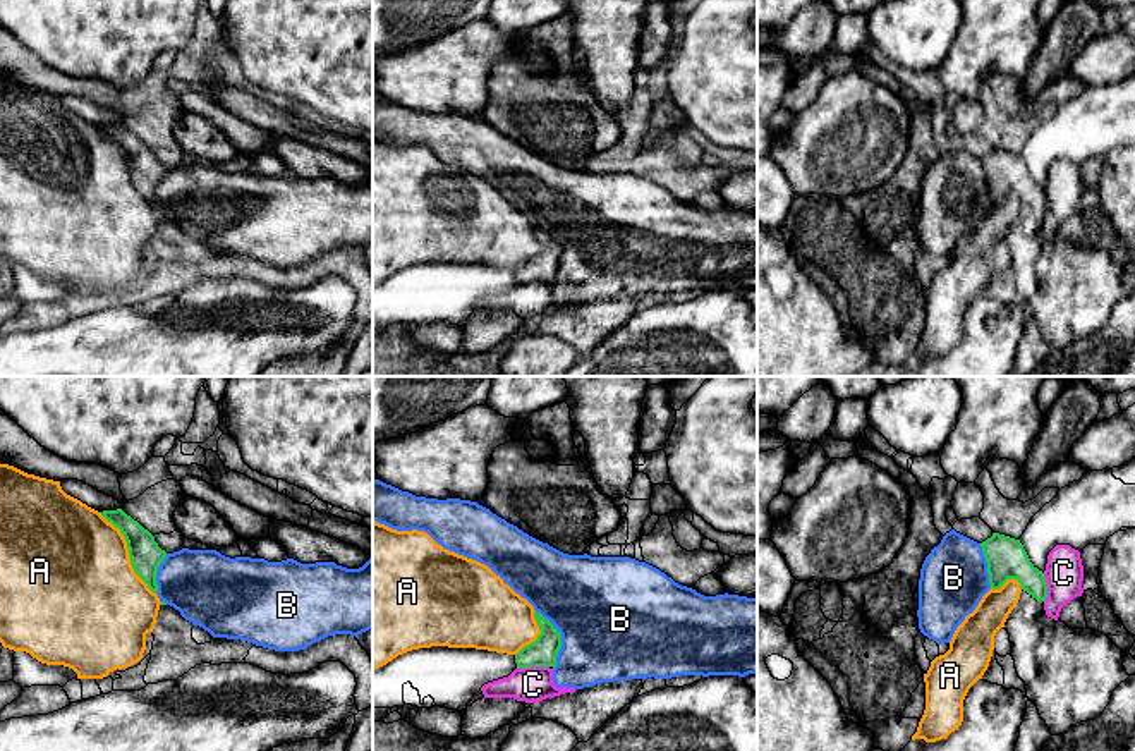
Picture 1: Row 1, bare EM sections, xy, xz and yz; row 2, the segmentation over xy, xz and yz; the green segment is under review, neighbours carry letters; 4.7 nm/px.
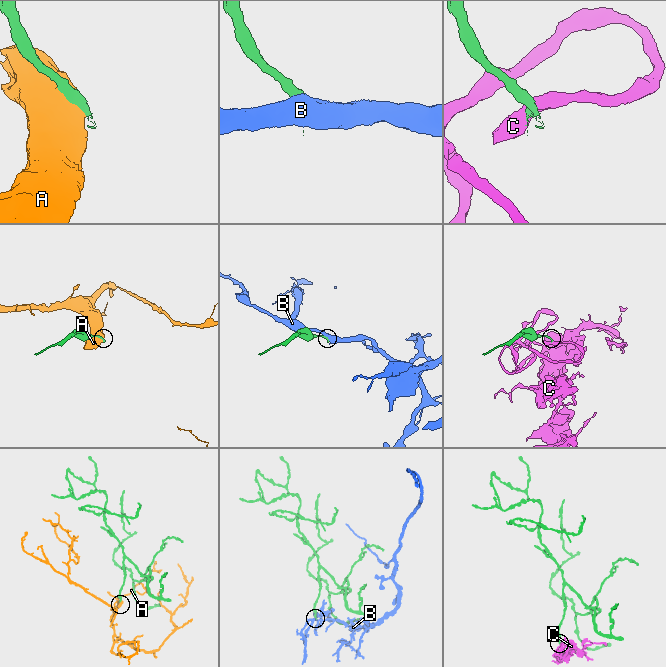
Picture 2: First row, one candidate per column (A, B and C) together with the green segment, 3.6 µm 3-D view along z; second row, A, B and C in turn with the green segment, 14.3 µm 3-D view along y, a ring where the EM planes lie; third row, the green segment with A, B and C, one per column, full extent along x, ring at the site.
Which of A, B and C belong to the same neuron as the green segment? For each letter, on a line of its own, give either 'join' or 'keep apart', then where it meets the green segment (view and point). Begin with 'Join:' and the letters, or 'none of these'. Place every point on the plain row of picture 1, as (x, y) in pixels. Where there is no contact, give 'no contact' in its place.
Join: none of these
A: keep apart; contact xy (129, 167)
B: keep apart; contact xz (560, 255)
C: keep apart; contact xz (533, 280)

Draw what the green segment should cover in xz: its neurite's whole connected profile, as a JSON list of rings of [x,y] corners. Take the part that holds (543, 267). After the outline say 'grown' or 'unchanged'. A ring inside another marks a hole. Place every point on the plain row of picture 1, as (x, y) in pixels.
[[[534,227],[534,234],[541,244],[537,254],[527,261],[524,261],[515,270],[515,278],[519,284],[529,282],[556,282],[556,272],[561,263],[561,249],[560,246],[544,234],[539,227]]] | unchanged

